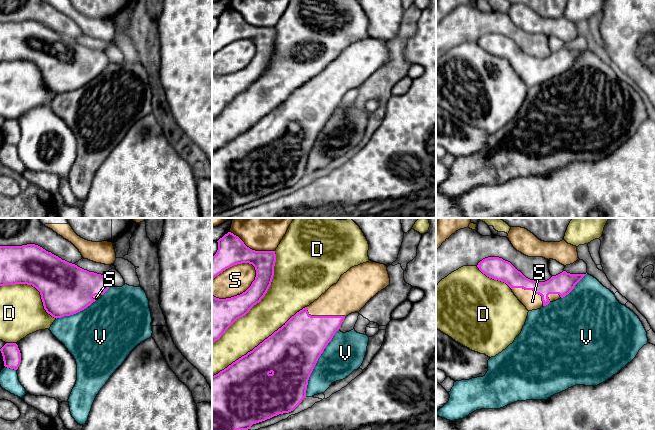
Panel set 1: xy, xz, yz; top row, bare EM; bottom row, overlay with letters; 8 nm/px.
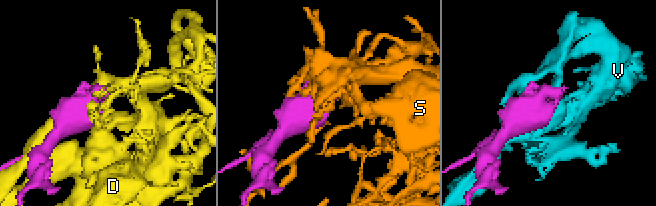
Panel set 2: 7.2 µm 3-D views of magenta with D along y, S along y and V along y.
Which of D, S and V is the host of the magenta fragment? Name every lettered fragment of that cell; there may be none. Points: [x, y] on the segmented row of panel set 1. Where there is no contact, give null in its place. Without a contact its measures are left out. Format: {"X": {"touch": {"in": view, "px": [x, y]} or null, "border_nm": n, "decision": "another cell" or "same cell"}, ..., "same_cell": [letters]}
{"D": {"touch": {"in": "xz", "px": [260, 300]}, "border_nm": 900, "decision": "another cell"}, "S": {"touch": {"in": "xz", "px": [240, 294]}, "border_nm": 420, "decision": "same cell"}, "V": {"touch": {"in": "xz", "px": [316, 362]}, "border_nm": 600, "decision": "another cell"}, "same_cell": ["S"]}

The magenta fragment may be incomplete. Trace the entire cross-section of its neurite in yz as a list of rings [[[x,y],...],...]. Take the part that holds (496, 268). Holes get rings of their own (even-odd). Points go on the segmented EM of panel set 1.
[[[499,257],[485,258],[477,267],[487,277],[506,283],[528,311],[565,297],[586,275],[563,271],[545,282],[537,282],[526,278],[510,262]]]

